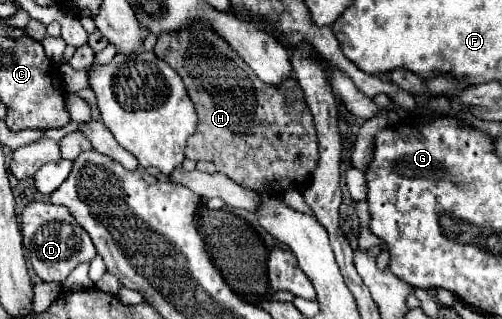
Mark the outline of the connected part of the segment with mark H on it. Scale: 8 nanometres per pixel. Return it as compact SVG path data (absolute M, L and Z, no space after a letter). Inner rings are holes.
M192 22L178 34L160 34L154 52L182 76L196 106L198 126L188 138L186 158L212 162L218 172L248 190L262 190L268 182L284 194L290 186L300 188L310 178L318 164L318 140L296 80L288 78L282 88L270 88L204 22Z

